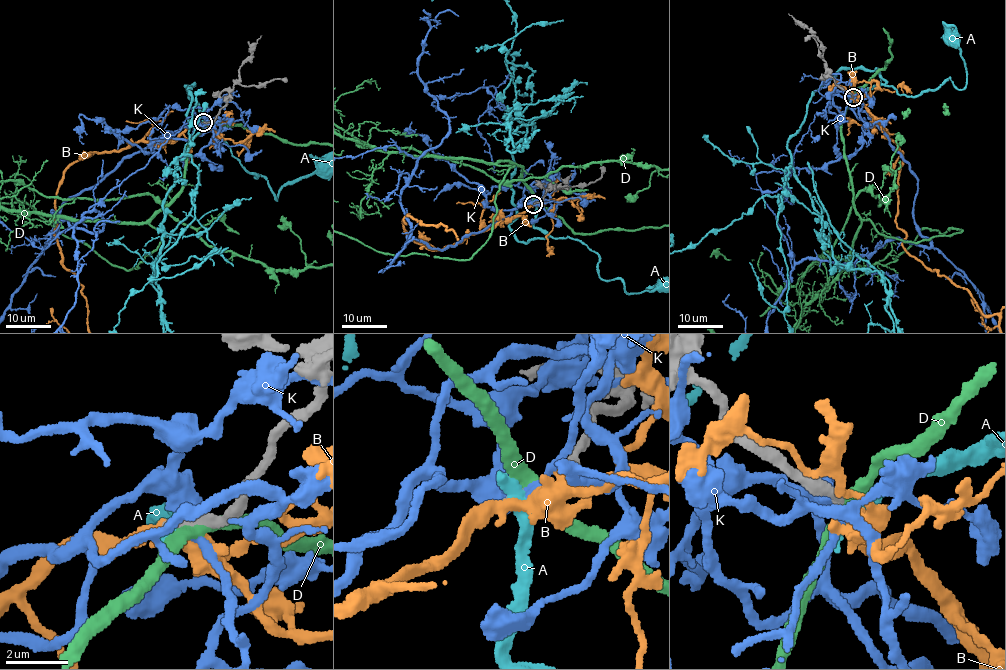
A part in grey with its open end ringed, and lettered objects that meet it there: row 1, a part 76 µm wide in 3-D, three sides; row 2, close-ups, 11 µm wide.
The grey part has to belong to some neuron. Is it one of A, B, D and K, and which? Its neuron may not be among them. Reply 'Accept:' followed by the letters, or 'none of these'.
Accept: B

